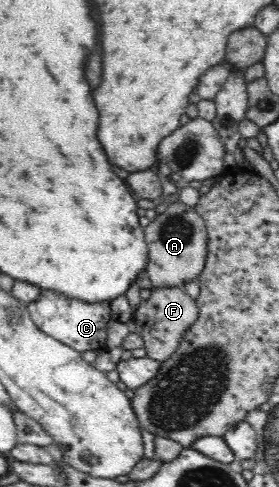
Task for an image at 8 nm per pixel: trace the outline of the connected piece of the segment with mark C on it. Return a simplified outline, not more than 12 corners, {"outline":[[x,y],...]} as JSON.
{"outline":[[45,289],[34,324],[80,354],[106,351],[112,301]]}

